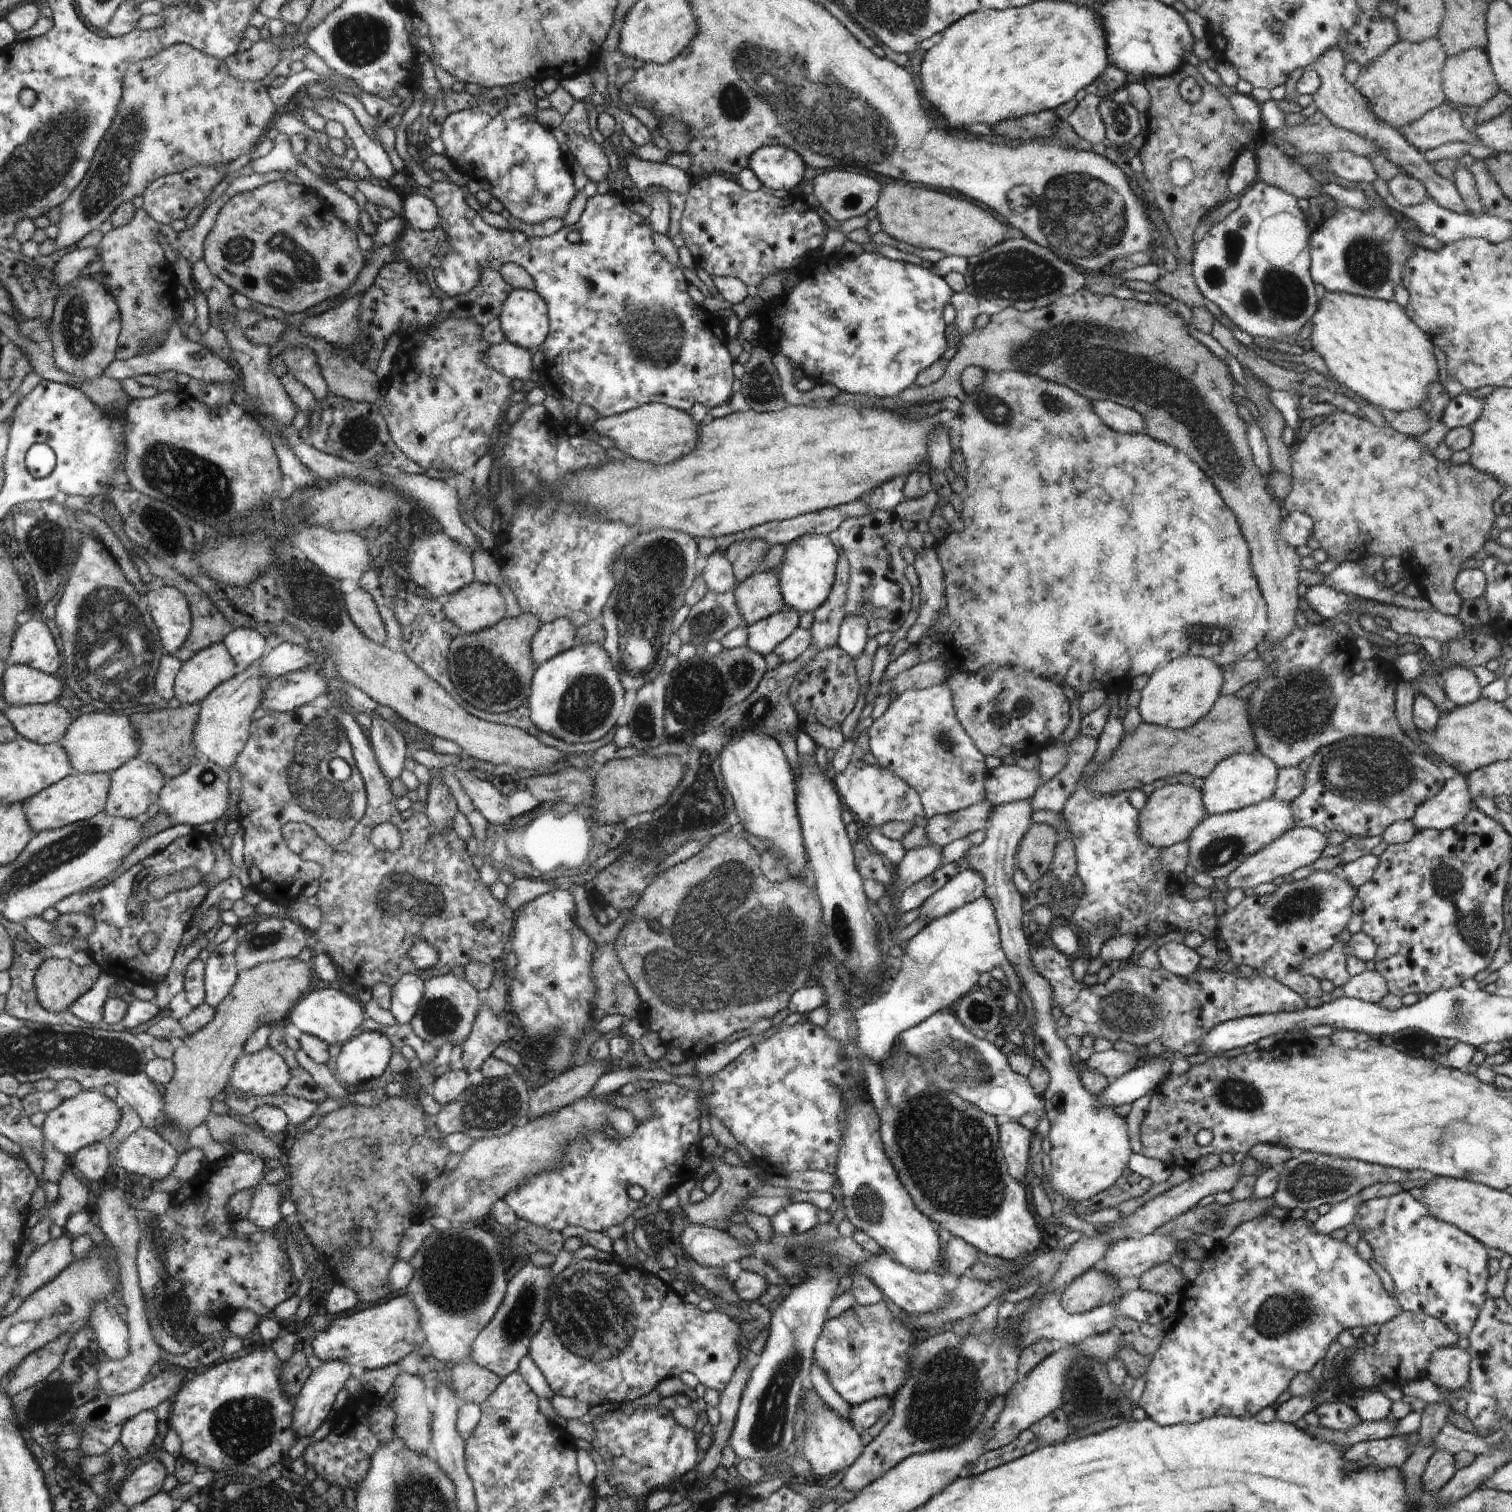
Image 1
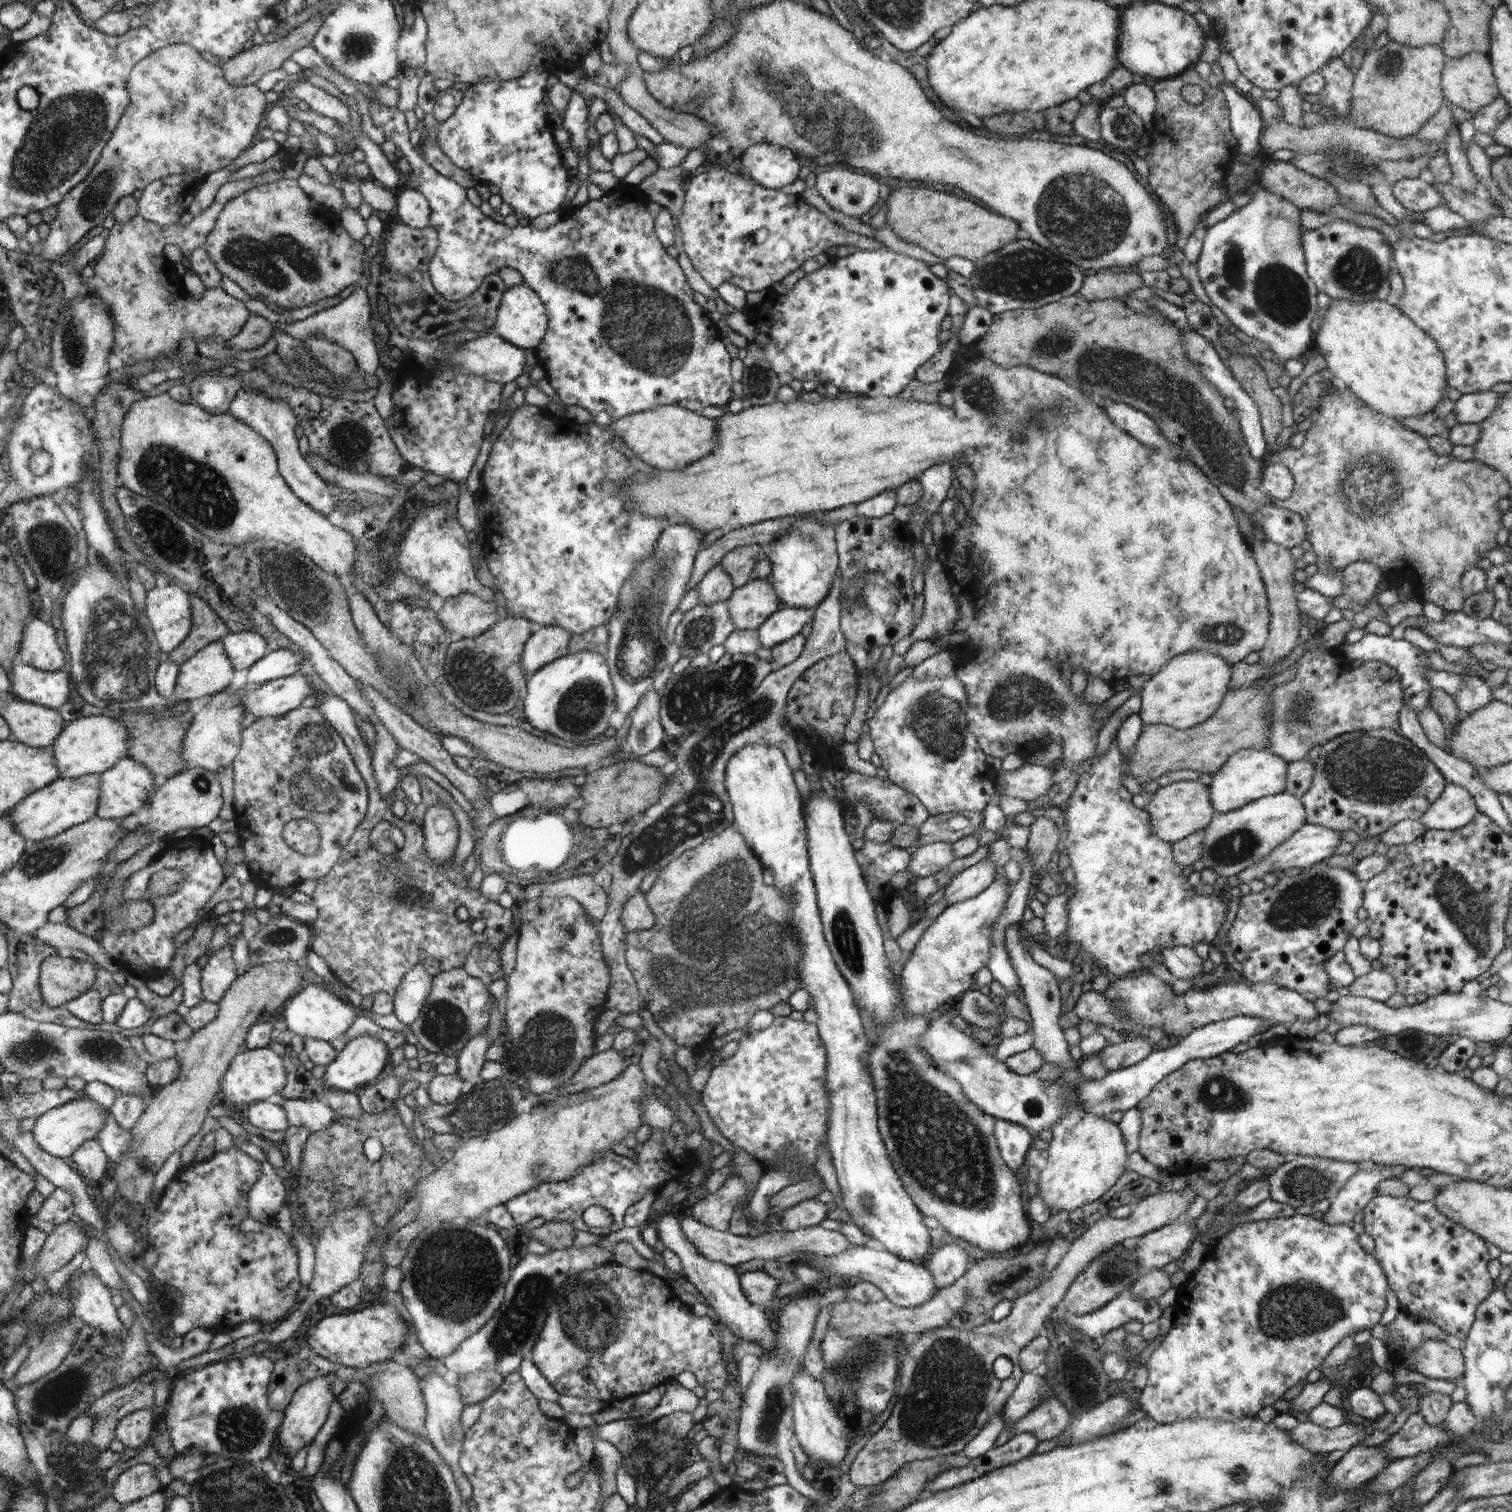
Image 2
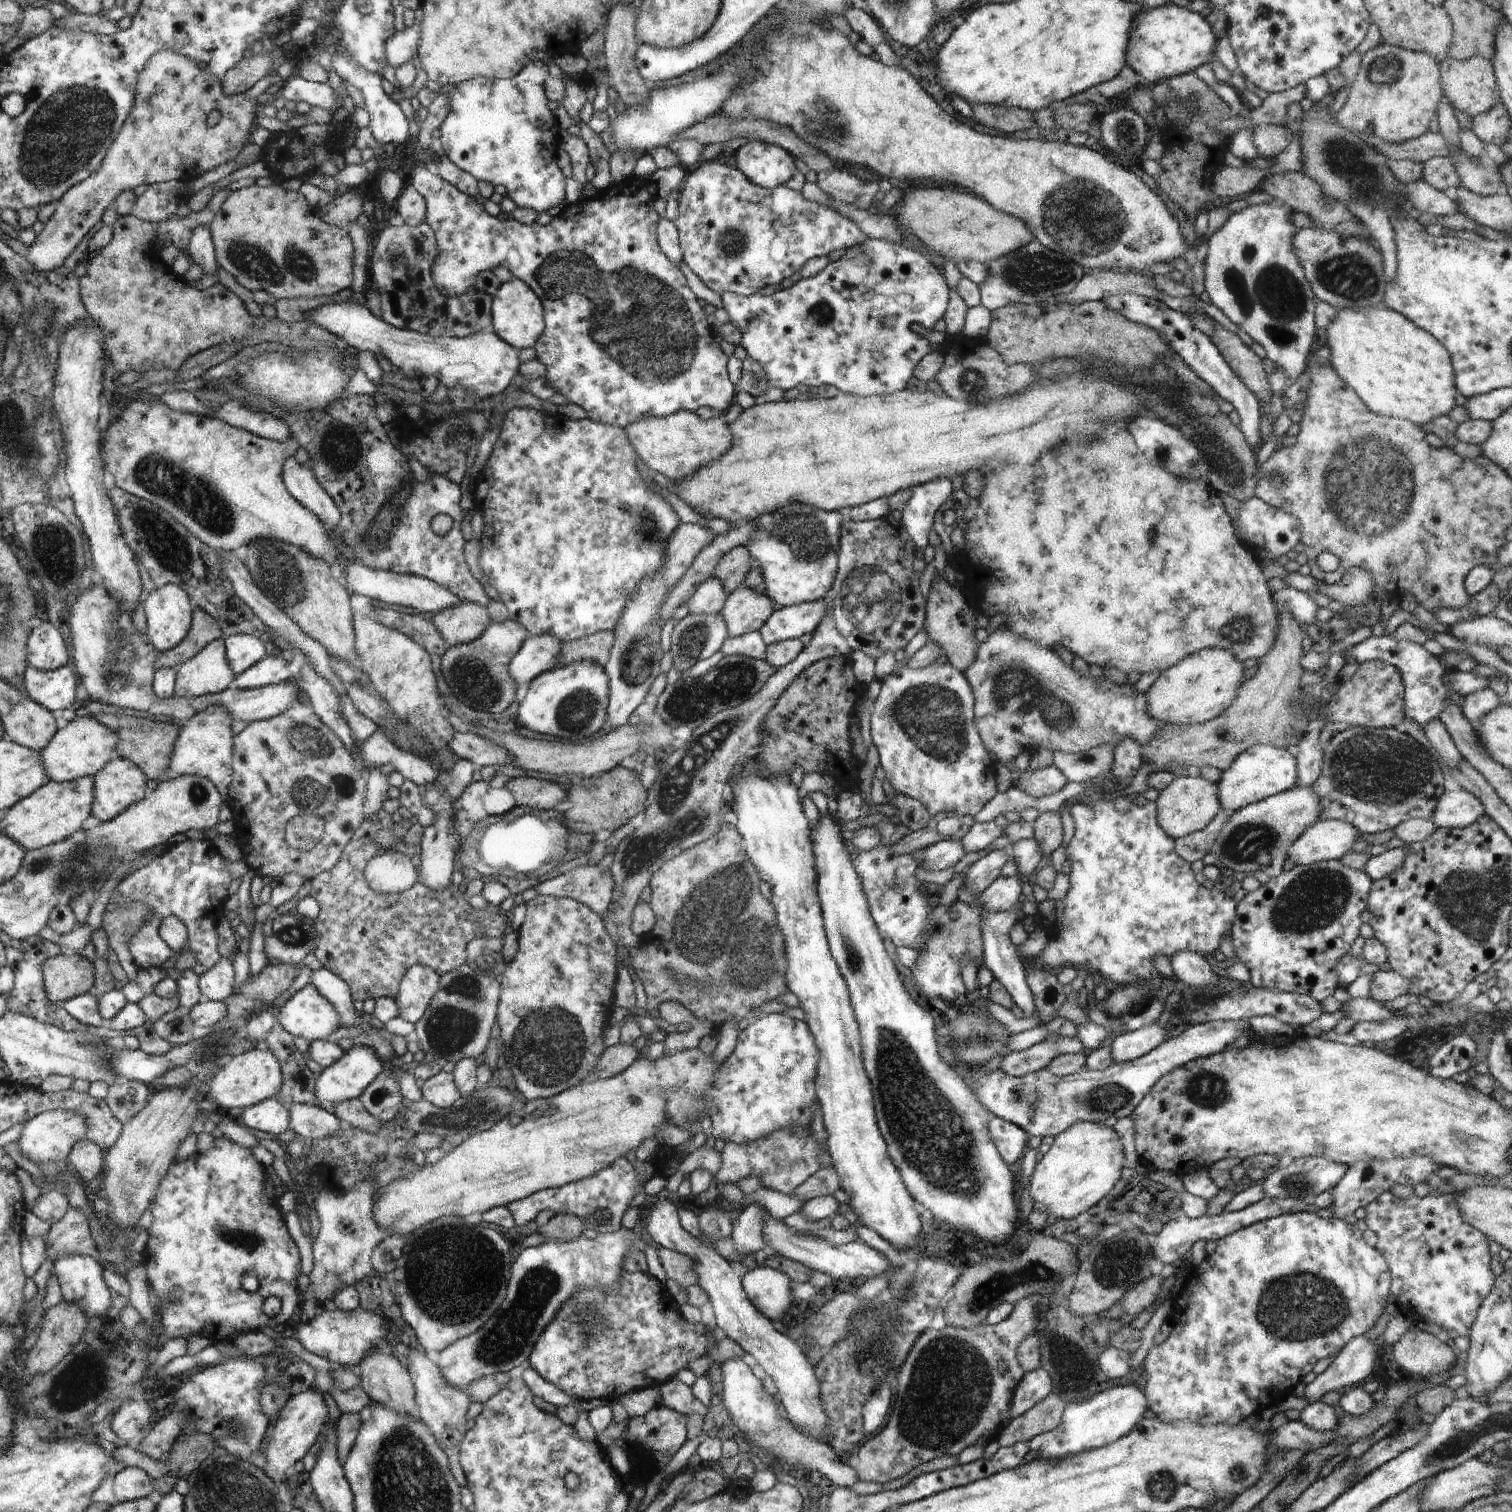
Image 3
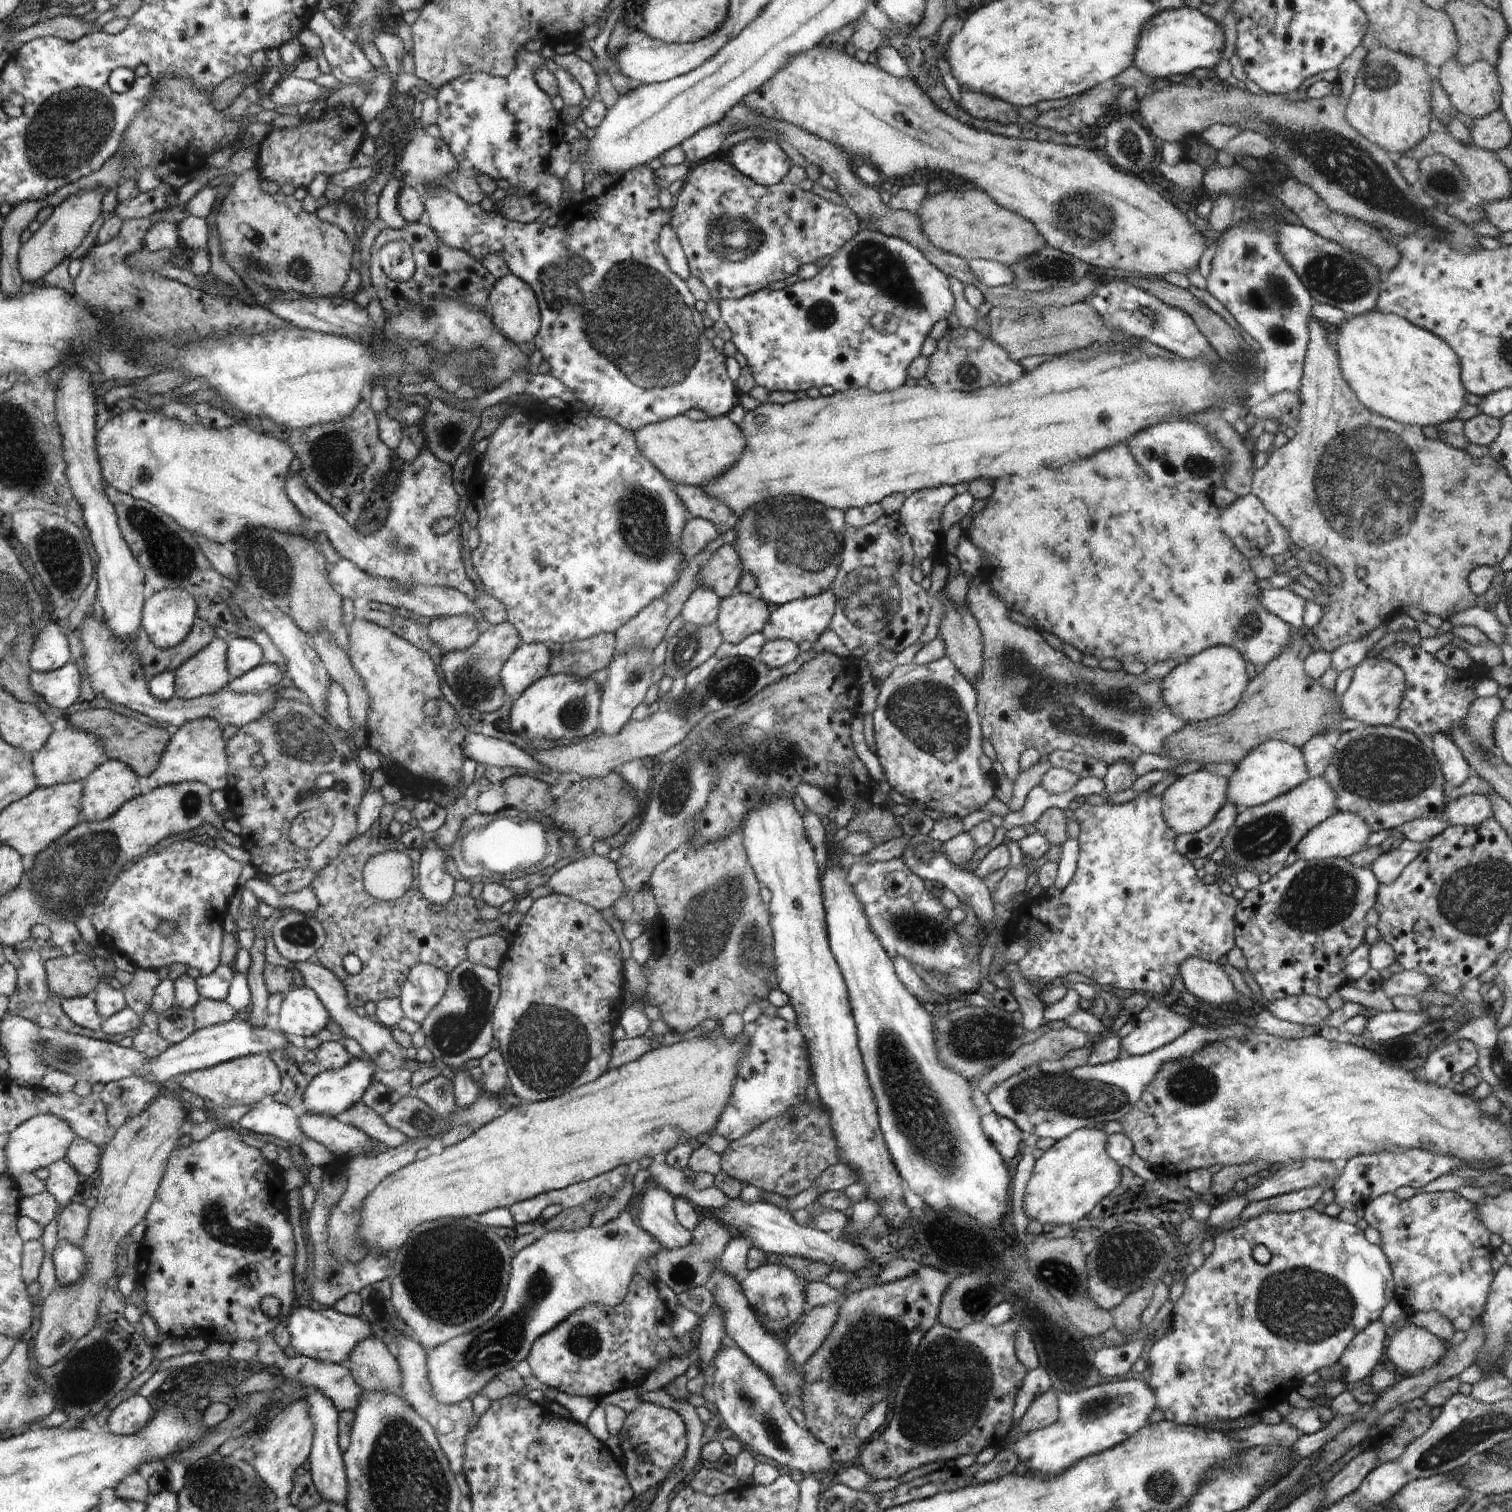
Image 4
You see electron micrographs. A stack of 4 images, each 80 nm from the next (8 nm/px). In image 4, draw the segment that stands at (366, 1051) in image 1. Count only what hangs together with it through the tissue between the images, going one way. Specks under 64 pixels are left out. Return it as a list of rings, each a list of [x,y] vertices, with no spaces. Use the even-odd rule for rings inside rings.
[[[364,1053],[360,1057],[351,1057],[346,1066],[341,1069],[325,1070],[319,1072],[306,1087],[303,1094],[303,1103],[305,1104],[304,1113],[327,1114],[335,1117],[347,1110],[349,1106],[361,1100],[366,1089],[373,1083],[375,1074],[375,1065],[368,1060]]]

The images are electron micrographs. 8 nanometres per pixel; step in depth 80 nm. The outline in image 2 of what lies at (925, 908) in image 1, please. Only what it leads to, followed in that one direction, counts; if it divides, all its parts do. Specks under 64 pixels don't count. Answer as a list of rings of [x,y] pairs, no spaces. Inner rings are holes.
[[[984,859],[960,872],[947,885],[944,892],[946,904],[953,905],[988,890],[995,880],[995,863]]]

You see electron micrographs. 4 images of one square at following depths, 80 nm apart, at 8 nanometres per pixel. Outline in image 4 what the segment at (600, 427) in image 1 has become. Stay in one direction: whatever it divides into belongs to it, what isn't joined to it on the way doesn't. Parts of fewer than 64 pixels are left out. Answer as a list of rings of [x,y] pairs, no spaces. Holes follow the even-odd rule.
[[[686,415],[650,423],[634,431],[637,447],[668,480],[676,484],[703,486],[723,475],[743,454],[747,440],[739,425],[728,416],[692,420]]]

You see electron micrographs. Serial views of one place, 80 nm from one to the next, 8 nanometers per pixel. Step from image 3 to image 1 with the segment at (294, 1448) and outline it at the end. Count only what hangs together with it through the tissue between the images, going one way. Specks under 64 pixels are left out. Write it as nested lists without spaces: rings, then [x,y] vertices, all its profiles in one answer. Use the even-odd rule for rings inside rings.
[[[329,1360],[311,1371],[303,1389],[295,1400],[295,1412],[291,1427],[297,1436],[314,1432],[326,1414],[332,1410],[336,1394],[352,1377],[355,1369],[343,1360]]]

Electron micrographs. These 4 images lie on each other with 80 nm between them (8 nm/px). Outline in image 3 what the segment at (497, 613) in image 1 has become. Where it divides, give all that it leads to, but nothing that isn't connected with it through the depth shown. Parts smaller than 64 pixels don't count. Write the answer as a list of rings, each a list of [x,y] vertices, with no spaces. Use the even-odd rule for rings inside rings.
[[[462,598],[435,613],[433,623],[451,647],[478,638],[492,621],[484,604]]]

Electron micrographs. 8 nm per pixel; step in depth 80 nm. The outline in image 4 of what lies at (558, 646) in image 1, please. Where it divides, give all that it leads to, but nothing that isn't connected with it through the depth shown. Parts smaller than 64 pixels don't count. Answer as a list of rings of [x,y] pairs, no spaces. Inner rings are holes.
[[[523,643],[520,645],[511,658],[507,660],[506,664],[504,664],[500,674],[507,696],[514,696],[514,694],[526,690],[533,682],[548,675],[550,661],[551,650],[548,648],[547,643]]]

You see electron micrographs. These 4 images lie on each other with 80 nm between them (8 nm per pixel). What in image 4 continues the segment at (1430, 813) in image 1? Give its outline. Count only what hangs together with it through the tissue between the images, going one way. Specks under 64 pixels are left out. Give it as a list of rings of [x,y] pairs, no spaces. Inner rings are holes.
[[[1467,794],[1445,803],[1440,818],[1450,825],[1476,826],[1493,816],[1493,810],[1486,795]]]

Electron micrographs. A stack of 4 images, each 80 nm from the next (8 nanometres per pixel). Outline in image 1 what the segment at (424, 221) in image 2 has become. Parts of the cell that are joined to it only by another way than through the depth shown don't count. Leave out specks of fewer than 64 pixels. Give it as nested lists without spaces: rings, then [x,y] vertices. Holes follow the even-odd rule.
[[[420,193],[410,194],[402,200],[401,216],[408,226],[421,231],[431,231],[439,224],[439,209],[435,201]]]

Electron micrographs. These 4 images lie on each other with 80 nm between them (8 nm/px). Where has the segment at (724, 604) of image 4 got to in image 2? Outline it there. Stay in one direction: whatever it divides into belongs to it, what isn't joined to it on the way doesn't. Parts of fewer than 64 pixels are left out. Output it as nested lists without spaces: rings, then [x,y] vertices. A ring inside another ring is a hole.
[[[754,577],[744,586],[734,589],[727,603],[735,628],[755,631],[782,607],[782,602],[773,584],[768,579],[756,579]]]

